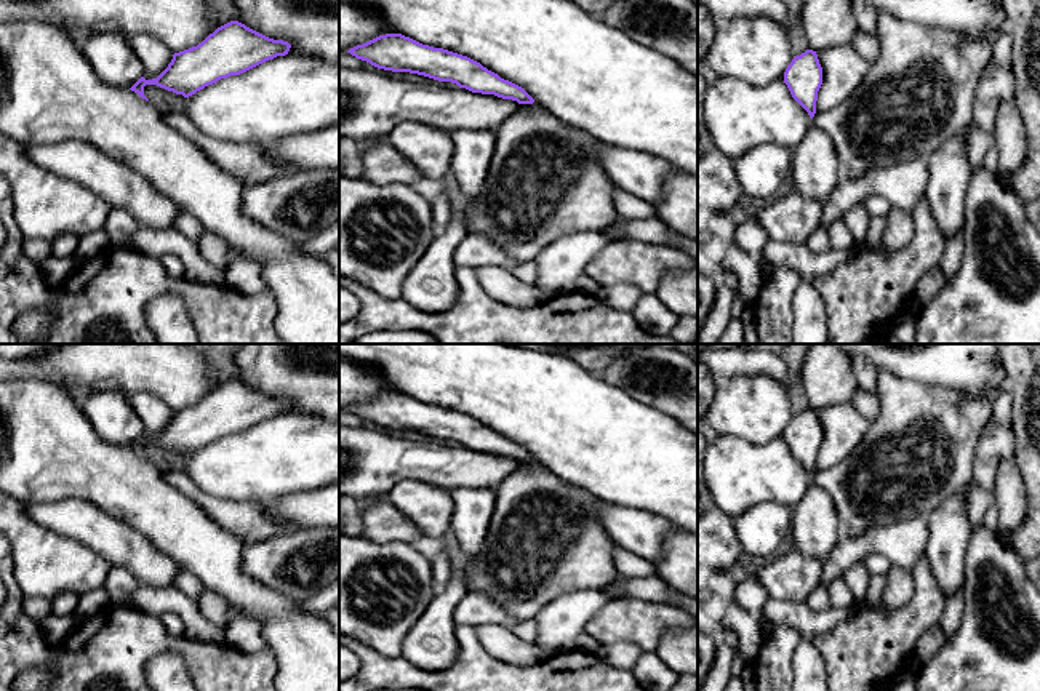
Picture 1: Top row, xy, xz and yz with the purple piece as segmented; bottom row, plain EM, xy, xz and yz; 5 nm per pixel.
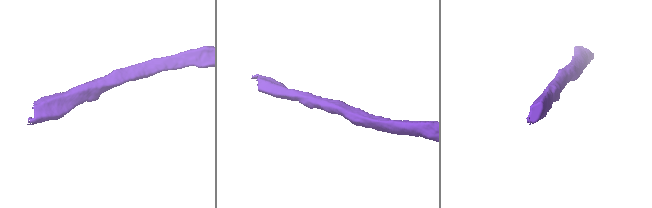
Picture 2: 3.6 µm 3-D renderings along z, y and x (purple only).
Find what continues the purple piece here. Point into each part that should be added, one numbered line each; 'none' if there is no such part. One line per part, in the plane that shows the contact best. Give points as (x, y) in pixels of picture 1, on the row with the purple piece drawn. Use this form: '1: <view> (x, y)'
1: xz (591, 75)

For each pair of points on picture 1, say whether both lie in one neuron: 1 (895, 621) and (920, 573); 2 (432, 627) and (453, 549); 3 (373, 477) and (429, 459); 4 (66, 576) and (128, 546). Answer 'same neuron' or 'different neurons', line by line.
1: same neuron
2: same neuron
3: same neuron
4: different neurons

